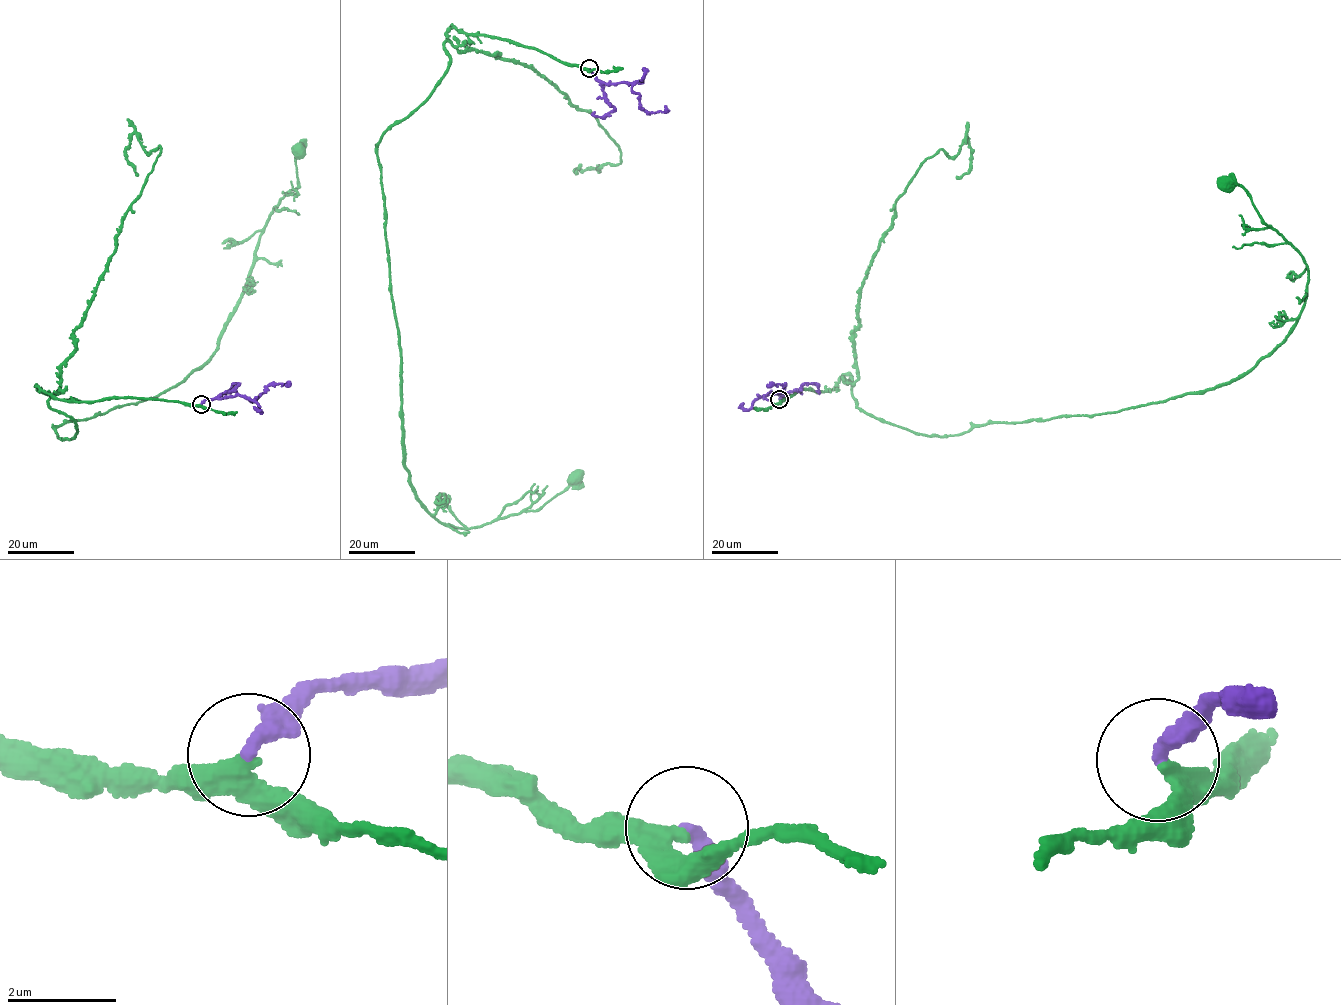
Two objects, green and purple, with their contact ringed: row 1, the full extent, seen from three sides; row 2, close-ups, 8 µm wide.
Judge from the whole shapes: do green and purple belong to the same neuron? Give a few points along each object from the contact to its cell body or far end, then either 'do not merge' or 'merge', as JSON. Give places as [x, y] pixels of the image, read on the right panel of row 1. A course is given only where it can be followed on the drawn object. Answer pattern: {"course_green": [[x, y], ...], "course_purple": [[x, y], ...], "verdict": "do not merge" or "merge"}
{"course_green": [[779, 399], [845, 374], [858, 408], [953, 436], [1228, 384], [1285, 339], [1308, 267], [1226, 185]], "course_purple": [[779, 399], [784, 395], [772, 392], [764, 397], [769, 399], [771, 395], [779, 393], [783, 384], [766, 386]], "verdict": "merge"}

